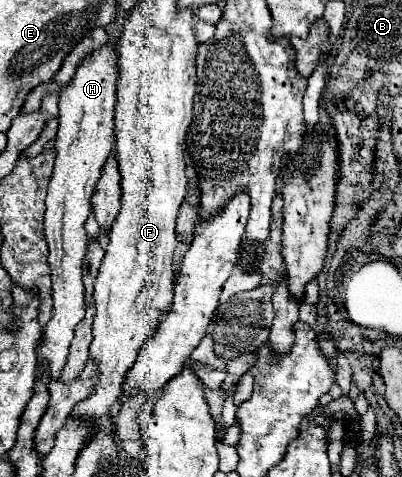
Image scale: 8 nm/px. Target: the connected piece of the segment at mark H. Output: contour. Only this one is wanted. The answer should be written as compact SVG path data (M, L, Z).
M106 44L106 48L96 50L80 64L72 82L64 86L60 92L60 128L56 138L56 166L48 184L46 216L44 216L44 236L48 242L48 264L52 270L52 296L54 296L54 314L50 322L44 326L44 360L48 360L50 378L60 378L60 372L68 358L68 346L74 338L74 328L84 318L82 258L86 254L86 242L88 242L84 222L92 214L90 198L94 192L94 184L100 178L108 150L112 150L114 146L114 106L116 106L116 78L118 78L116 58L118 56L114 44Z

